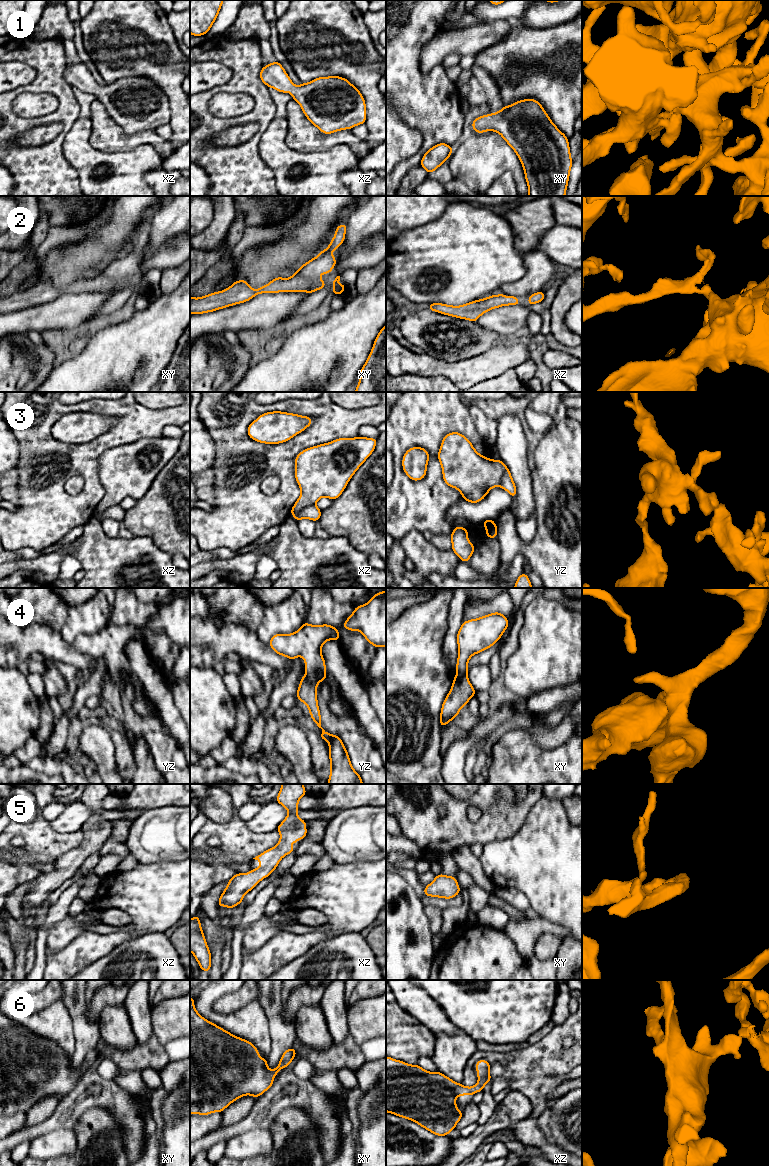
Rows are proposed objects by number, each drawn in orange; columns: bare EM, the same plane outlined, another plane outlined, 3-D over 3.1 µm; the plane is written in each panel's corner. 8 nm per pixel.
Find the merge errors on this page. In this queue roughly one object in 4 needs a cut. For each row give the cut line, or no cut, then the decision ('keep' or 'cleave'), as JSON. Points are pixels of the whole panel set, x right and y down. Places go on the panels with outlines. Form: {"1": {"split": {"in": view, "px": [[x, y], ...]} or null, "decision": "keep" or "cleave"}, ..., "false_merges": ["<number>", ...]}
{"1": {"split": null, "decision": "keep"}, "2": {"split": null, "decision": "keep"}, "3": {"split": {"in": "xz", "px": [[314, 504], [305, 506], [294, 516]]}, "decision": "cleave"}, "4": {"split": {"in": "yz", "px": [[305, 674], [317, 683]]}, "decision": "cleave"}, "5": {"split": null, "decision": "keep"}, "6": {"split": null, "decision": "keep"}, "false_merges": ["3", "4"]}

